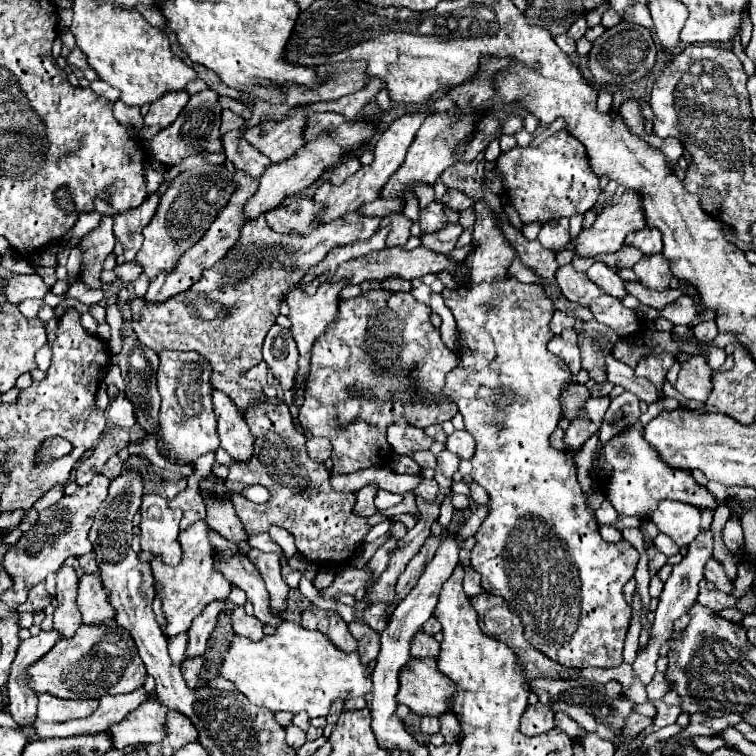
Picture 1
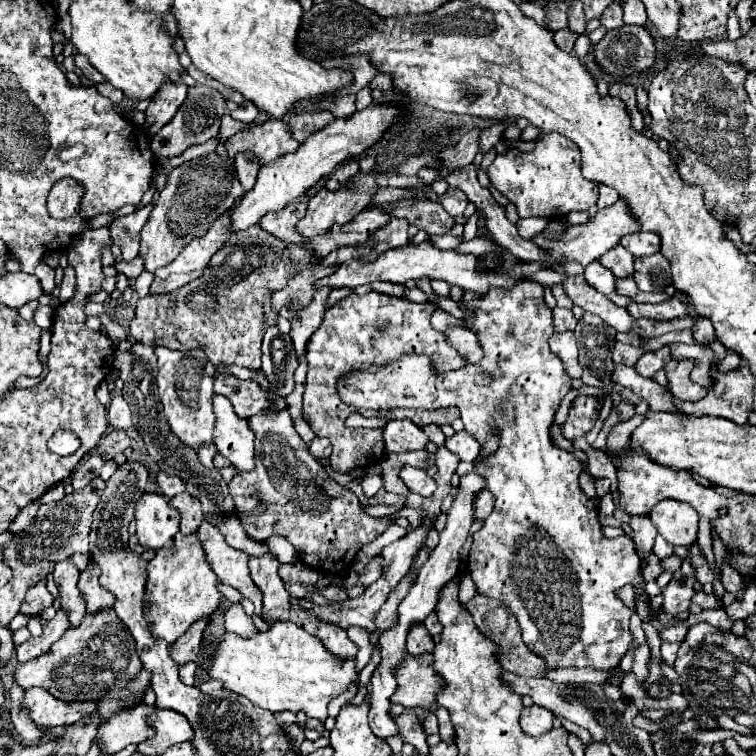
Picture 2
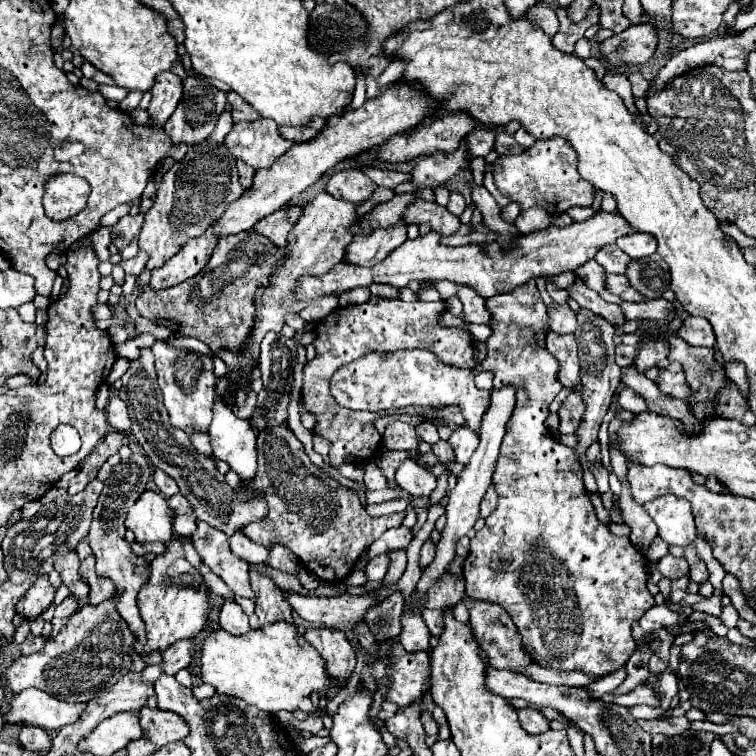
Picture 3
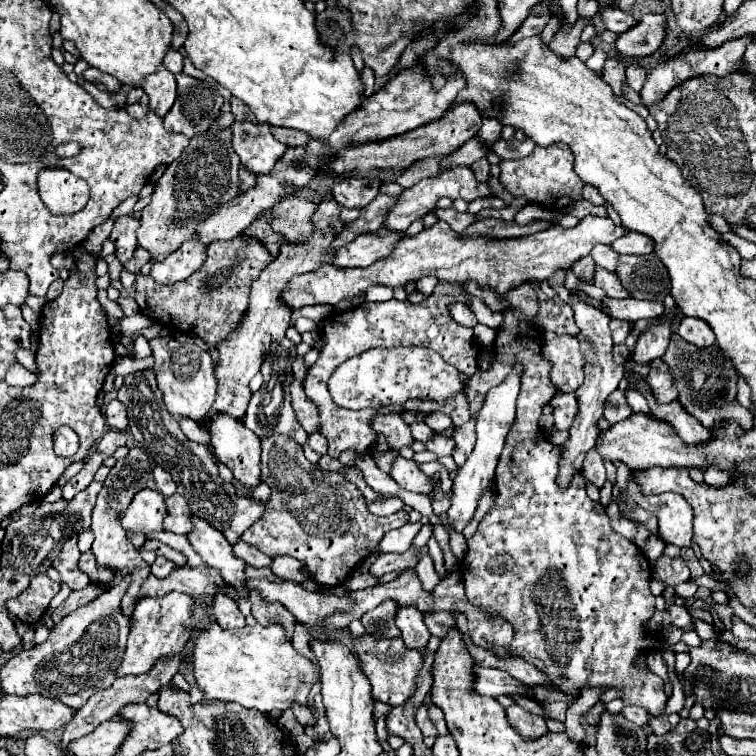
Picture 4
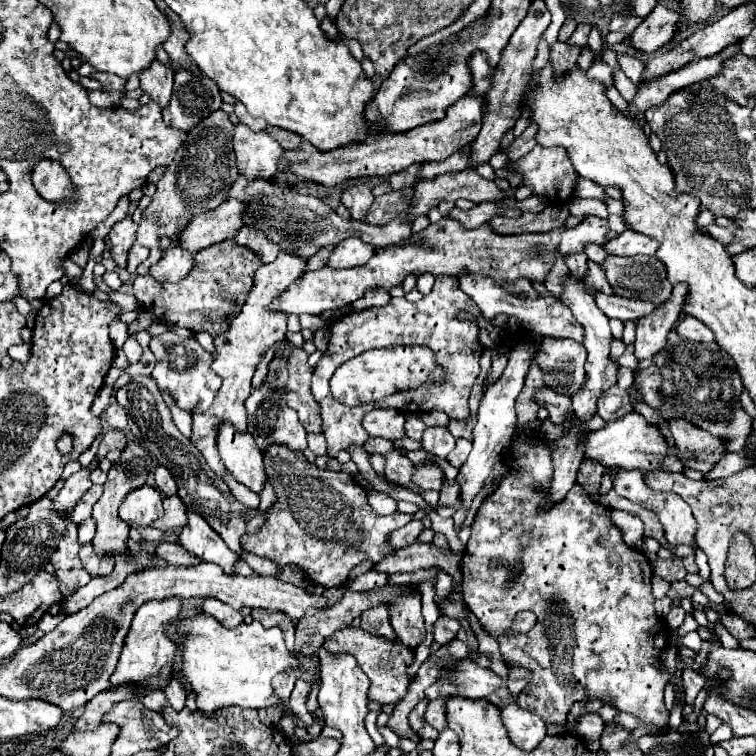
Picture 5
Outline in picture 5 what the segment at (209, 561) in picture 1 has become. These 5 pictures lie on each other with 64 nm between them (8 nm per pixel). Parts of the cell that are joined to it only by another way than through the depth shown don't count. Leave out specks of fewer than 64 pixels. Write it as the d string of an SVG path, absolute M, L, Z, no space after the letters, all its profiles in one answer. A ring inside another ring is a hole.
M166 598L166 600L150 600L142 604L132 620L130 632L124 638L122 654L118 660L118 666L110 678L110 688L118 686L130 686L134 690L134 696L144 698L150 692L150 684L146 682L150 676L160 676L158 690L164 690L170 682L170 670L172 660L178 650L178 646L166 636L166 626L170 626L174 620L178 620L180 614L180 598Z

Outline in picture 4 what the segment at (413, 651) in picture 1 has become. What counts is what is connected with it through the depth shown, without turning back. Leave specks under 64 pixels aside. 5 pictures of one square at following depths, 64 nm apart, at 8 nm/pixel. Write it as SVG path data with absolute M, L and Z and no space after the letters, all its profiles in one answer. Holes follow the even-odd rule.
M400 606L396 612L396 626L402 632L400 638L404 640L406 648L422 648L428 644L430 632L424 624L424 614L416 606Z

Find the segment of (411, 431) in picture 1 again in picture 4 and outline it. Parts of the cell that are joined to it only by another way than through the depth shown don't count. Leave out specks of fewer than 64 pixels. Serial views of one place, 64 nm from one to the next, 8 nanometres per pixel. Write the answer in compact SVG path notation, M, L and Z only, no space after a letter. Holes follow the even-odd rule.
M390 412L390 414L376 414L370 420L370 426L386 438L386 442L392 448L402 448L410 446L414 440L410 436L410 426L402 420L400 412Z

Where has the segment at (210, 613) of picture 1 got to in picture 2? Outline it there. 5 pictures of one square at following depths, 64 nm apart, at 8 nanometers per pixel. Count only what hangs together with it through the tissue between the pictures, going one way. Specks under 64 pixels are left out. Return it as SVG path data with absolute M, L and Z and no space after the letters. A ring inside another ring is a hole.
M202 620L202 624L194 624L194 628L188 628L188 632L184 636L180 636L172 646L170 646L170 658L176 662L176 666L184 666L188 662L194 662L198 658L200 652L200 640L202 640L202 632L206 628L206 620Z

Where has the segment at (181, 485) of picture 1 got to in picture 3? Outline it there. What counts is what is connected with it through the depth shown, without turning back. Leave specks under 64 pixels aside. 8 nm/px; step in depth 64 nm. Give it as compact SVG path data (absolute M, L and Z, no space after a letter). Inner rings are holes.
M160 468L154 472L154 484L158 486L158 490L162 492L164 498L170 498L172 494L178 492L178 486L174 484L174 480L168 474L164 474Z

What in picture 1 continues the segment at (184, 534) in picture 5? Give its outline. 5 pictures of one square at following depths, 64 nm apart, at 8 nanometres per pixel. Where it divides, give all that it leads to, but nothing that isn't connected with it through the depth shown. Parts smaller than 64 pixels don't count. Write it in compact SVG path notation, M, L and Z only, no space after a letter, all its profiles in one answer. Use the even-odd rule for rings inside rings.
M210 532L210 544L218 550L218 552L224 552L224 550L230 550L232 556L230 560L216 560L216 570L222 572L222 576L236 588L244 590L248 600L254 604L254 616L264 622L264 624L272 624L272 626L278 626L282 620L280 618L274 618L272 612L268 612L268 596L266 596L266 588L262 584L262 580L258 580L258 572L254 572L254 566L250 564L248 556L242 554L232 542L228 542L226 538L218 536L218 532Z

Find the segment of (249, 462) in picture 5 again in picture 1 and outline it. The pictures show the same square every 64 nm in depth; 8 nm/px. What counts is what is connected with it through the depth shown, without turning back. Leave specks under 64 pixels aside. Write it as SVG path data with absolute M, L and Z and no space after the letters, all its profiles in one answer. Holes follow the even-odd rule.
M214 390L212 400L214 400L214 414L218 420L216 432L220 438L220 448L224 448L232 456L232 460L248 462L252 458L254 436L244 416L238 416L234 402L226 394Z

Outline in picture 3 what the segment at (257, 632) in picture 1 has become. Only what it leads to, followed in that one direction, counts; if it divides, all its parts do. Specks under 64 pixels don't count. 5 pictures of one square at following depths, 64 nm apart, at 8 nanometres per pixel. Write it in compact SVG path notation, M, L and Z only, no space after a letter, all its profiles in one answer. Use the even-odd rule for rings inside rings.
M224 600L222 608L220 608L220 616L218 616L220 626L230 632L230 634L242 634L242 632L250 632L248 626L248 616L242 612L242 608L234 602L234 600Z

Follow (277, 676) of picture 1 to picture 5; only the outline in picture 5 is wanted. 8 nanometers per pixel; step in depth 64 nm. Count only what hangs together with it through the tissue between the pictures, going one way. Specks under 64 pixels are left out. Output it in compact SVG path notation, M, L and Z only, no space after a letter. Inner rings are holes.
M198 614L196 618L178 620L176 632L182 636L180 674L188 680L190 690L196 692L196 706L204 714L212 714L228 706L276 706L278 698L272 690L272 678L290 666L298 666L296 656L284 646L280 628L264 628L258 622L242 622L230 630L218 624L212 616Z

